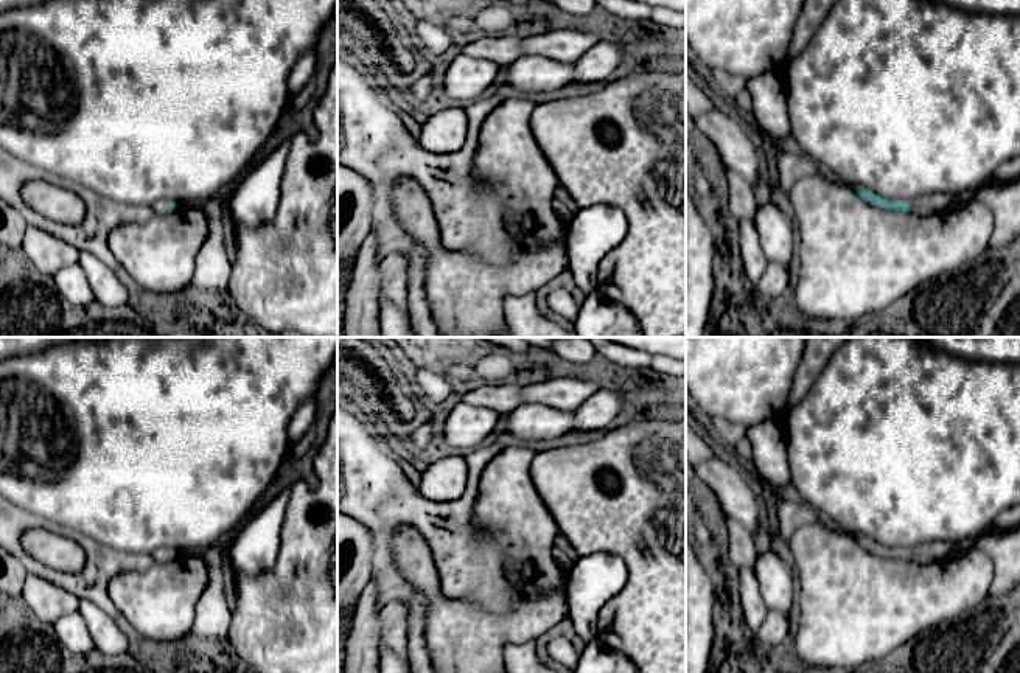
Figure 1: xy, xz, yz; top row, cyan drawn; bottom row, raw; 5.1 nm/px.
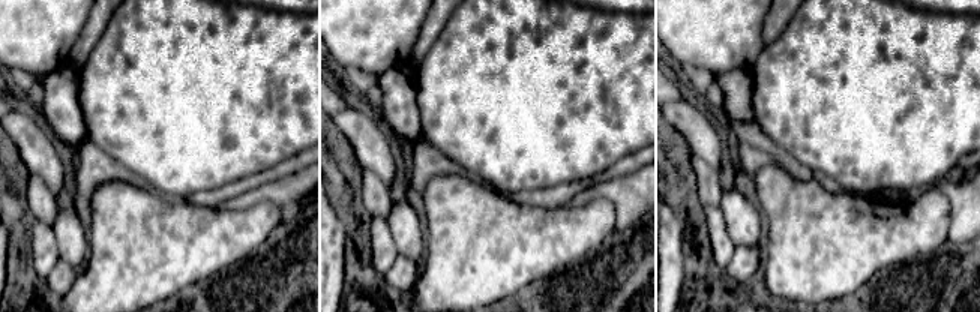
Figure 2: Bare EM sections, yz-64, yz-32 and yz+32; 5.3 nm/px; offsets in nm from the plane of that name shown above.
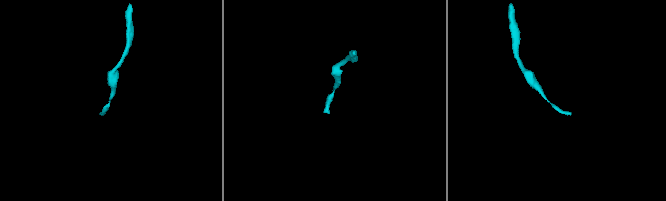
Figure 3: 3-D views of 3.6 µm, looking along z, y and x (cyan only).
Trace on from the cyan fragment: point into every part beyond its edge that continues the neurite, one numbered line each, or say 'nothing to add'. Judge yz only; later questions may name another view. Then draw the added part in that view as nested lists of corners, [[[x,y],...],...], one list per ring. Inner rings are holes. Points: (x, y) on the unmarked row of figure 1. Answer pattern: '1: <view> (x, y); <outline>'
1: yz (930, 552); [[[928,542],[908,549],[908,561],[917,564],[928,564],[934,561],[948,560],[955,547],[950,542]]]

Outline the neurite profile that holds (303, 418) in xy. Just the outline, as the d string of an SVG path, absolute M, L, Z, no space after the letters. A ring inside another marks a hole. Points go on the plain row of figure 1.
M316 393L302 403L292 415L288 426L288 437L291 443L300 441L316 421Z

